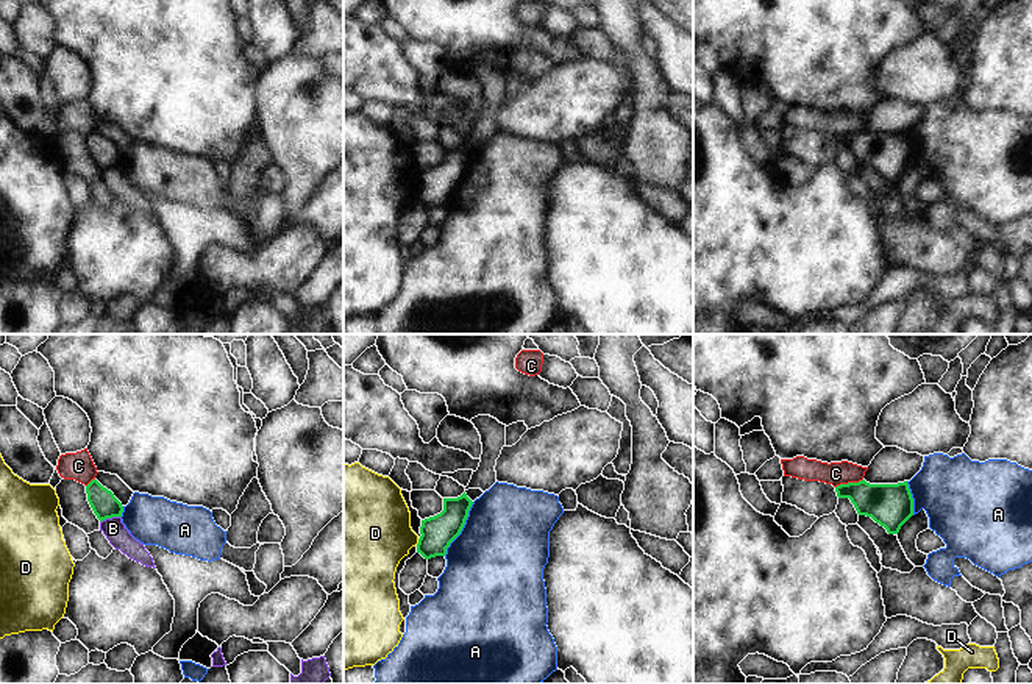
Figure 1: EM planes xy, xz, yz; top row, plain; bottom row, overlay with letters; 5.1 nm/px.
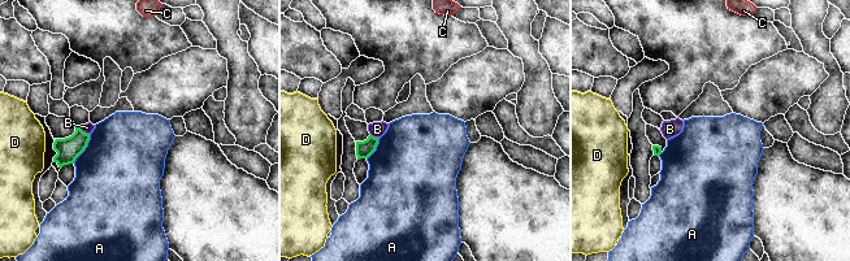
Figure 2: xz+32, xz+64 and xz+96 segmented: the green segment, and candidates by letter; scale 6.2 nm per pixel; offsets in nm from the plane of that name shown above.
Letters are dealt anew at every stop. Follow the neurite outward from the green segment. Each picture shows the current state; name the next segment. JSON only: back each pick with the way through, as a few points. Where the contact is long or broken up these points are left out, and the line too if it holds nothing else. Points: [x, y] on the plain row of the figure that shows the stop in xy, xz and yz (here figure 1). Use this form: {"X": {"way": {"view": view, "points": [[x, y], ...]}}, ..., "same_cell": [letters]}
{"same_cell": []}

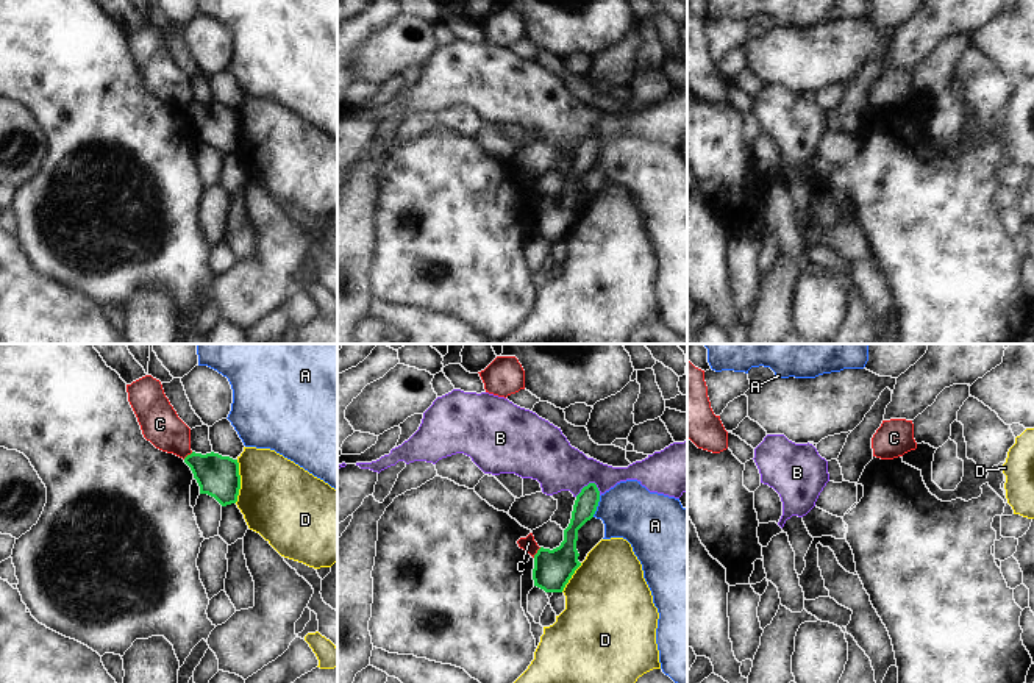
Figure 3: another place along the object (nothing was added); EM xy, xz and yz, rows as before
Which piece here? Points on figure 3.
{"B": {"way": {"view": "xz", "points": [[586, 152], [589, 133], [549, 107]]}}, "same_cell": ["B"]}

